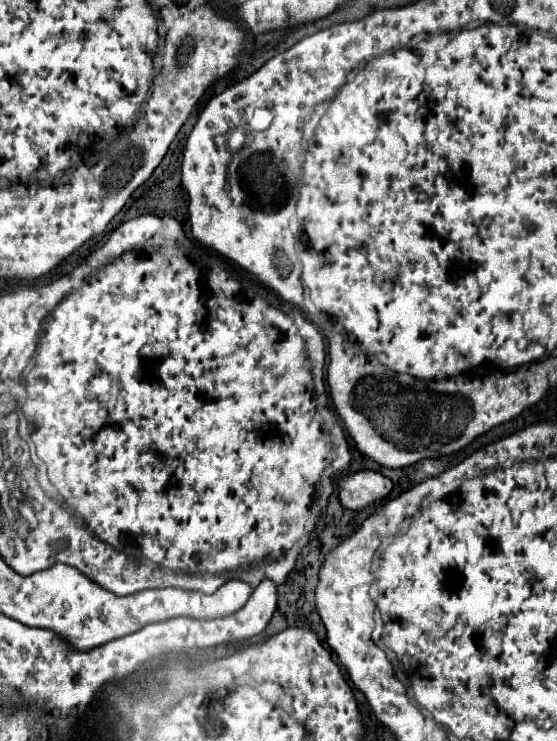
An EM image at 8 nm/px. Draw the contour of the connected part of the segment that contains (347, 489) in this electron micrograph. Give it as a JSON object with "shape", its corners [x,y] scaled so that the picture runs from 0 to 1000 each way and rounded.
{"shape":[[[641,636],[609,644],[609,673],[619,687],[652,690],[688,676],[702,663],[706,652],[677,636]]]}

